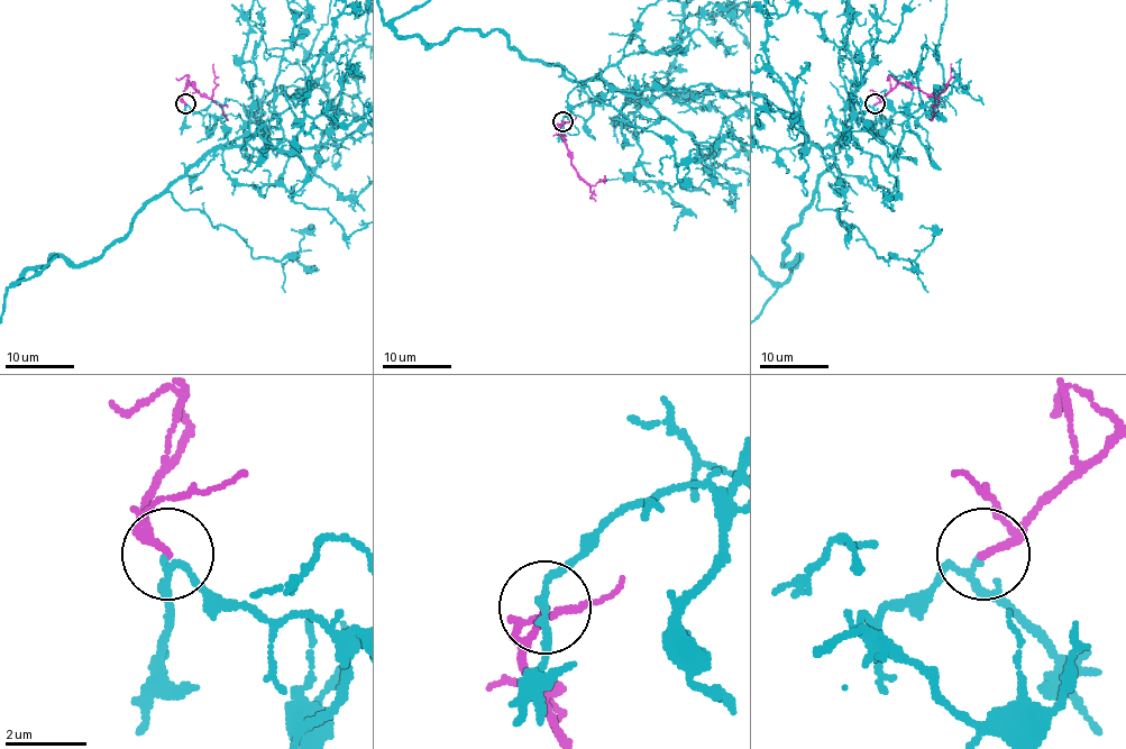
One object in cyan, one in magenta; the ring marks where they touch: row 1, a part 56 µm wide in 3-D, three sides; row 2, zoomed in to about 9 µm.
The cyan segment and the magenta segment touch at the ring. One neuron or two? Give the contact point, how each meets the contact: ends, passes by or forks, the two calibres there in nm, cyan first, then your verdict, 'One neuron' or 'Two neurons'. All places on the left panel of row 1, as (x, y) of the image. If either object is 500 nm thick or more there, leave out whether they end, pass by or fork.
Place: (185, 103). At the ring cyan passes by. At the ring magenta ends. Thickness 130 nm (cyan) against 170 nm. Two neurons

